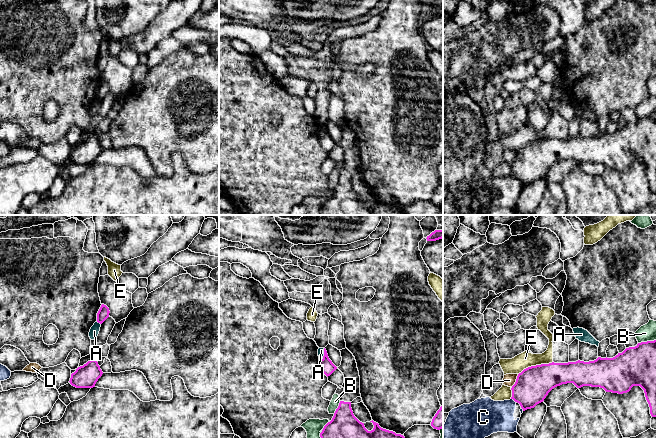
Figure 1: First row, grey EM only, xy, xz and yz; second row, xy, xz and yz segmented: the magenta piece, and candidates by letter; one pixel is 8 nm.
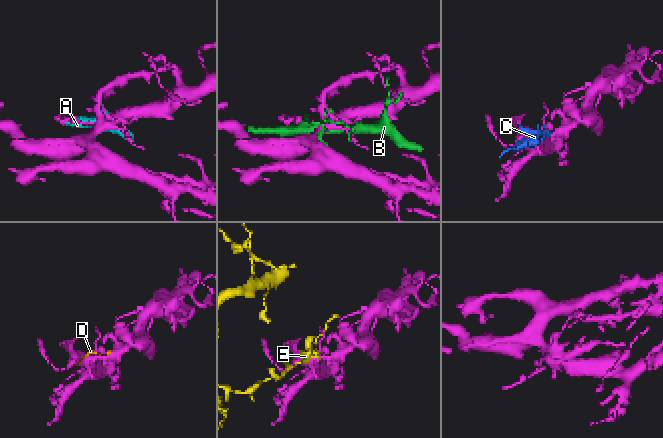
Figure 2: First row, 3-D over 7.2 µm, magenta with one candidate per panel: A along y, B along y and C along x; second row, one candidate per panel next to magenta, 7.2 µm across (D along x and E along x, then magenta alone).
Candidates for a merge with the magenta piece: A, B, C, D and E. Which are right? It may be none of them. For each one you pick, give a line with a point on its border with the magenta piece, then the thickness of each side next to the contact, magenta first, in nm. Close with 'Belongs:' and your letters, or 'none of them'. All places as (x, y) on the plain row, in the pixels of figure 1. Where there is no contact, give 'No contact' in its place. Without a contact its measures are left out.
Belongs: none of them

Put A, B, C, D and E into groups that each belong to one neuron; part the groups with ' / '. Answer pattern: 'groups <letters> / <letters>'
groups A / B / C / D / E

